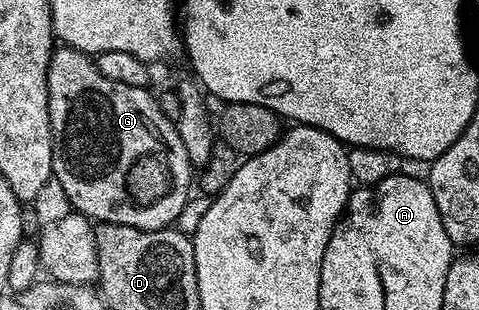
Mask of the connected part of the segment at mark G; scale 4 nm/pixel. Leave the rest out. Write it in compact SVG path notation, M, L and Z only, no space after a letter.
M68 47L54 48L49 56L49 70L47 71L47 95L49 96L49 130L53 136L53 177L62 185L63 191L69 200L70 206L76 212L84 215L93 223L110 221L116 225L126 225L136 229L168 229L176 222L183 207L191 200L189 185L194 184L195 173L187 159L187 151L183 147L183 139L179 139L176 124L163 115L159 109L156 96L148 88L127 87L127 83L115 83L100 73L94 58L87 53L81 53L77 49Z

